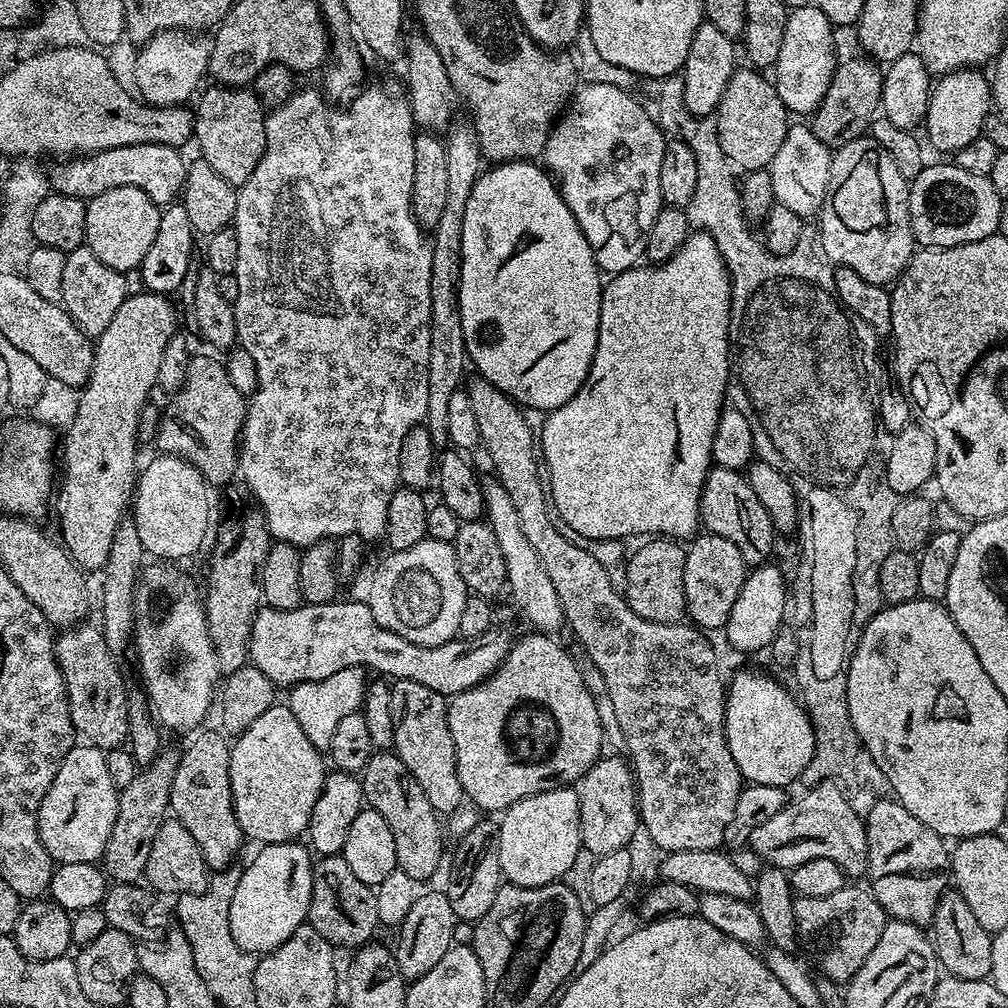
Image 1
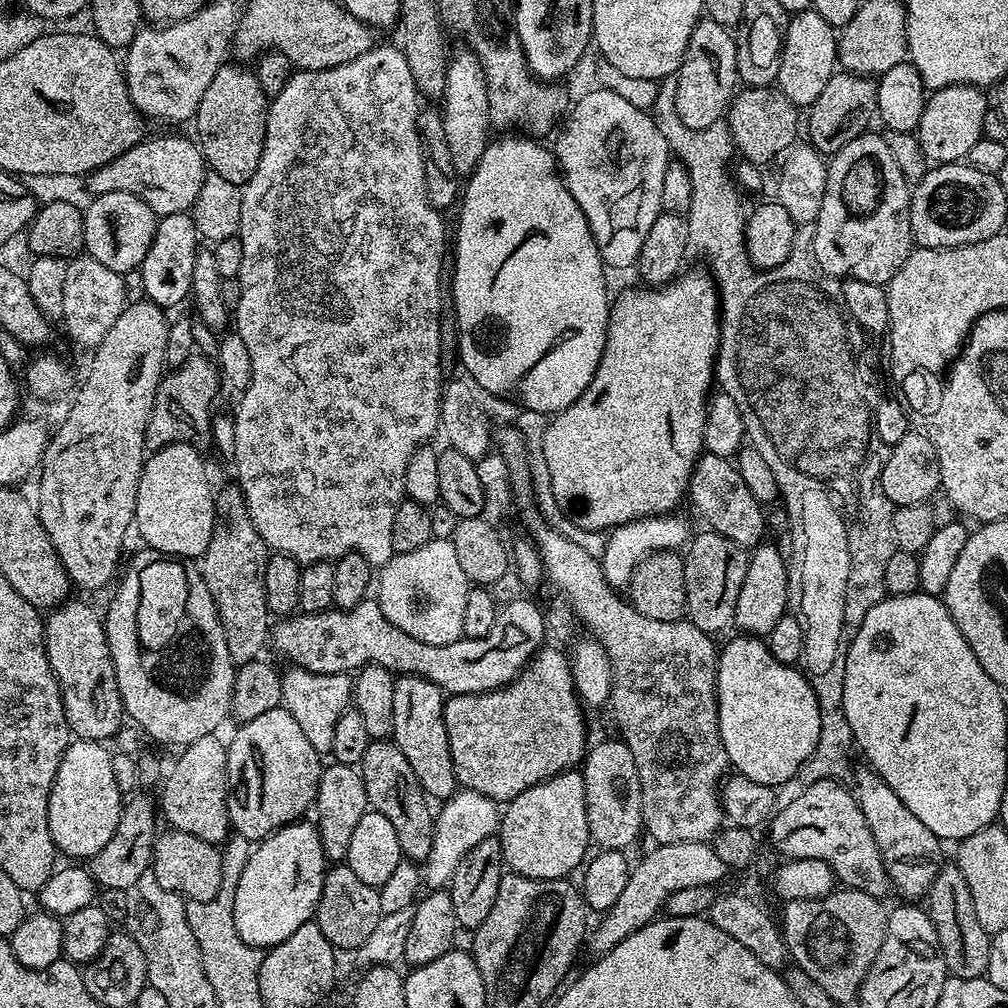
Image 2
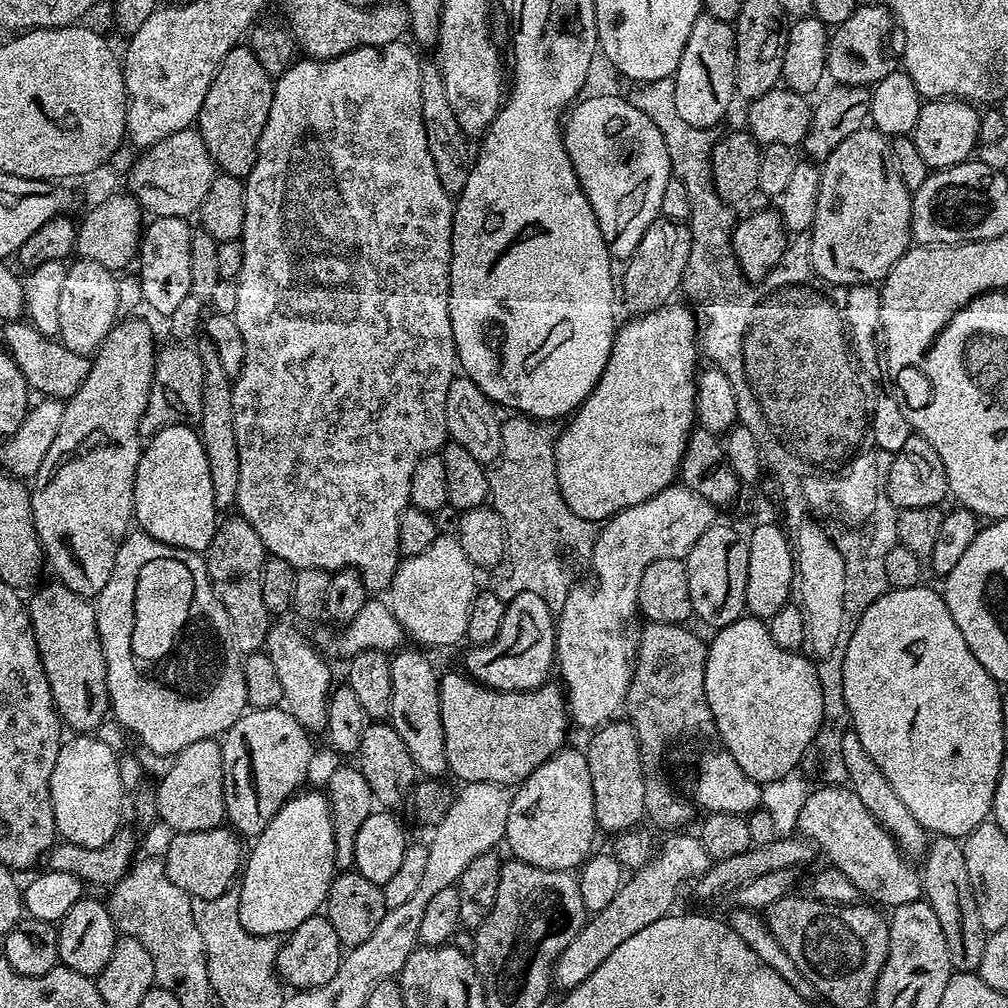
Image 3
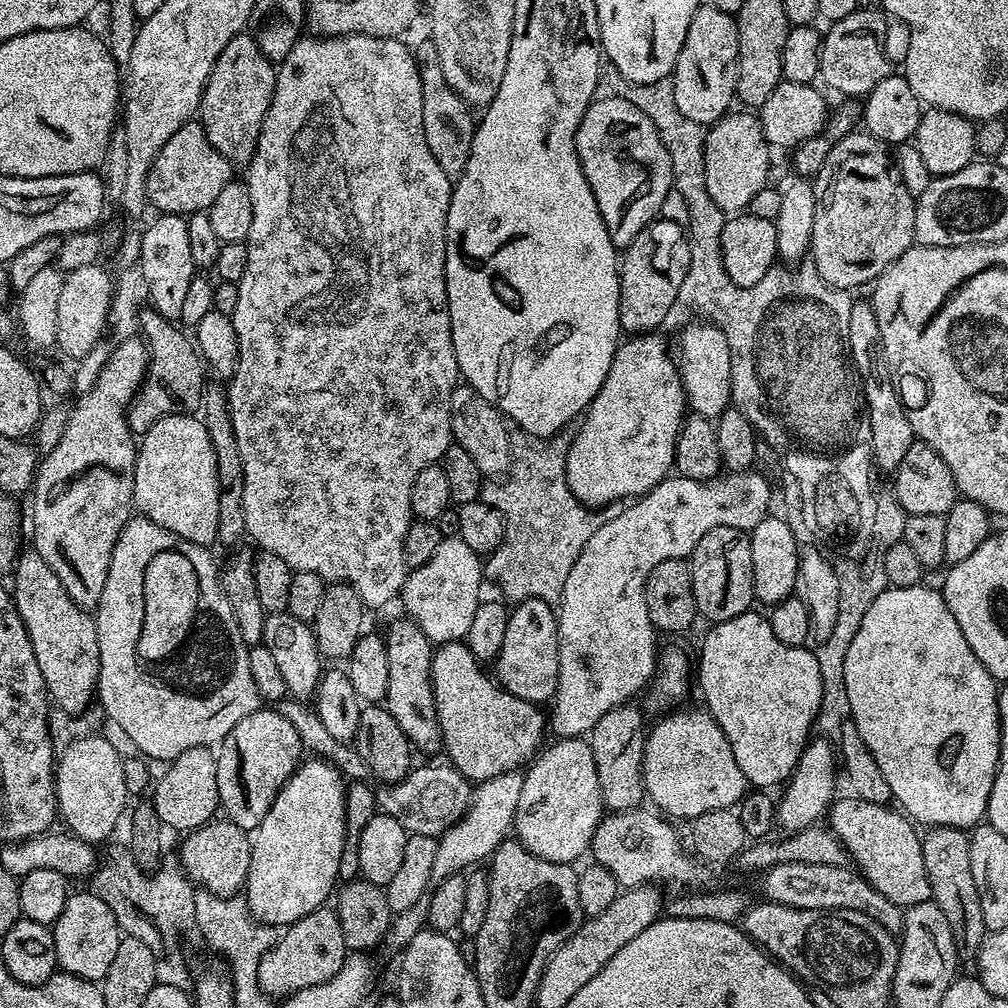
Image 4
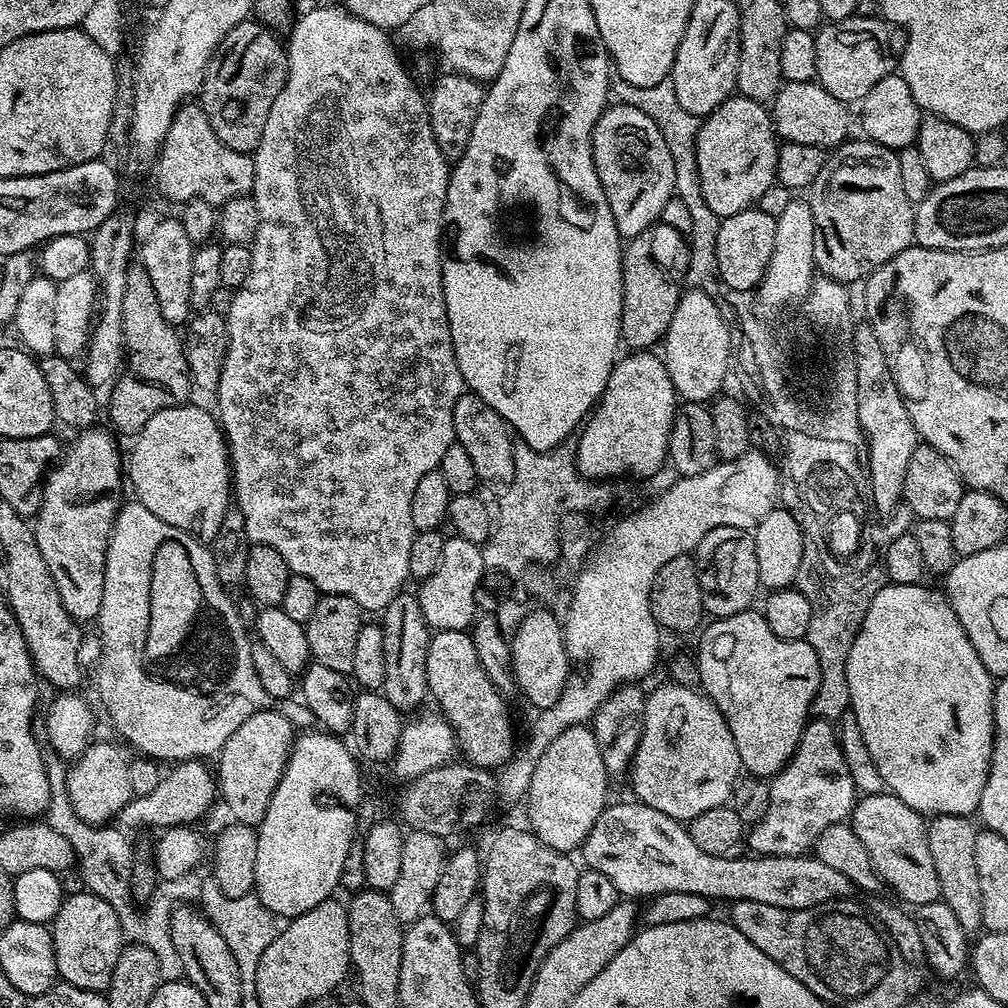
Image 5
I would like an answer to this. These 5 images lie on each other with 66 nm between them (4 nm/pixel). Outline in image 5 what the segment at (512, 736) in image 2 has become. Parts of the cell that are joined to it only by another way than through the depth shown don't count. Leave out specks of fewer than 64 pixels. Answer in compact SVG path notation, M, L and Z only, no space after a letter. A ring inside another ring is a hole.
M446 630L433 631L426 650L426 682L431 699L436 699L435 707L439 709L448 724L456 731L459 751L464 752L467 763L489 770L499 769L514 755L512 748L512 716L508 713L509 701L497 692L492 680L486 674L478 654L474 651L474 642L467 631Z

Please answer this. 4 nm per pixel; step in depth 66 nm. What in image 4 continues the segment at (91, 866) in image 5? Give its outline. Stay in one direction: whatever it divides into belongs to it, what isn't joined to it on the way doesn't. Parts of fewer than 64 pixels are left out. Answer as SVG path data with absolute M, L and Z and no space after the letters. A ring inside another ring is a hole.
M122 846L122 848L109 850L108 857L102 860L96 871L92 873L91 881L91 891L95 892L98 898L102 898L102 902L106 902L106 906L110 906L110 910L114 910L114 918L118 922L121 933L124 936L138 938L142 942L146 942L146 946L150 946L150 950L156 959L157 981L161 984L188 988L192 984L192 973L190 964L184 961L184 956L180 953L180 932L186 931L188 926L190 928L195 918L195 894L197 889L192 881L184 875L183 871L176 866L173 866L173 868L161 866L151 874L146 873L135 864L129 849Z

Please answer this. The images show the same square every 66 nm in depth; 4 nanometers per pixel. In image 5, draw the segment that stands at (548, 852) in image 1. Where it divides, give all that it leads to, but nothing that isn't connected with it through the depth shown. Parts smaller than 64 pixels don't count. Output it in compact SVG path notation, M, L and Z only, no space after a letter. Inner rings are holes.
M588 724L570 726L570 730L562 730L554 742L546 749L546 754L538 762L534 774L530 778L530 786L526 793L528 800L527 827L546 846L550 846L559 852L575 853L583 845L584 840L590 834L590 830L596 824L609 803L608 783L610 777L606 770L606 764L602 762L602 750L598 750L598 738L594 738L591 727Z

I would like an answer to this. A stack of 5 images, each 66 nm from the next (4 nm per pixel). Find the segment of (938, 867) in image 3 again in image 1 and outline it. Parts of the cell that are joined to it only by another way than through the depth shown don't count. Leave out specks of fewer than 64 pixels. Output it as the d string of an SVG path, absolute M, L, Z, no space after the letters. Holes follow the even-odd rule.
M955 890L945 891L940 897L938 906L932 915L930 925L930 939L934 949L934 955L941 969L945 968L948 976L959 980L986 980L991 977L990 946L992 945L993 933L982 930L970 905L962 894Z

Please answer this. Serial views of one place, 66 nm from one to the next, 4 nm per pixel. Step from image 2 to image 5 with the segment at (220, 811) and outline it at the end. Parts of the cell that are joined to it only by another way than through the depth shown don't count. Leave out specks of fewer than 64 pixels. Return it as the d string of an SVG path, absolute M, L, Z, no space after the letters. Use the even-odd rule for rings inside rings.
M197 758L194 760L182 760L171 765L172 768L161 775L158 787L150 794L145 796L137 796L126 805L120 812L118 824L121 829L129 830L128 828L156 828L155 830L163 830L173 826L192 826L200 820L212 808L212 803L217 803L218 800L218 780L212 772L207 768L203 759Z

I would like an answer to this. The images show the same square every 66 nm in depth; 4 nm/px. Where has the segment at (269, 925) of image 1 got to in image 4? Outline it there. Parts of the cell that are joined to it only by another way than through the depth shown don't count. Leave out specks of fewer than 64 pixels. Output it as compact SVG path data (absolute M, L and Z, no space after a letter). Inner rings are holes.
M305 759L296 773L284 783L266 818L262 818L252 836L246 899L251 919L261 924L287 926L298 922L298 918L306 918L306 914L329 903L340 880L338 862L342 862L342 846L346 840L346 780L341 776L339 768L327 759L308 759Z

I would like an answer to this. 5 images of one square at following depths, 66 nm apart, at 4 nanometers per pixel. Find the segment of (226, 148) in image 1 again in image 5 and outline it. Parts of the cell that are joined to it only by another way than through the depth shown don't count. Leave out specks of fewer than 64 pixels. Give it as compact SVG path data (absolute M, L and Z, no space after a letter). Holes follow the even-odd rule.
M247 18L222 38L205 68L198 103L214 126L214 134L235 152L255 153L258 142L262 142L266 114L270 114L270 106L286 82L288 53L276 40L272 29Z

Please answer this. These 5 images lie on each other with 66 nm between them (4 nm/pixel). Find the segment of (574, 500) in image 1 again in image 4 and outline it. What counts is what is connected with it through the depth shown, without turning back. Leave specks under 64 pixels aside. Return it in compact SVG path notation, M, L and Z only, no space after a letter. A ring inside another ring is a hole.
M636 334L631 338L625 339L617 347L614 358L610 362L610 370L606 374L606 382L602 382L598 394L592 399L592 403L586 409L586 415L583 417L583 420L585 419L584 425L582 423L579 425L576 436L572 439L572 445L568 448L566 482L570 486L574 498L579 500L581 504L586 504L589 508L595 510L603 508L606 504L631 501L633 498L645 496L650 490L654 490L654 486L658 486L664 480L667 480L673 471L676 462L676 443L678 442L680 428L684 425L685 415L686 401L684 398L684 387L680 381L680 369L673 353L672 356L668 353L667 342L660 337L660 334Z

